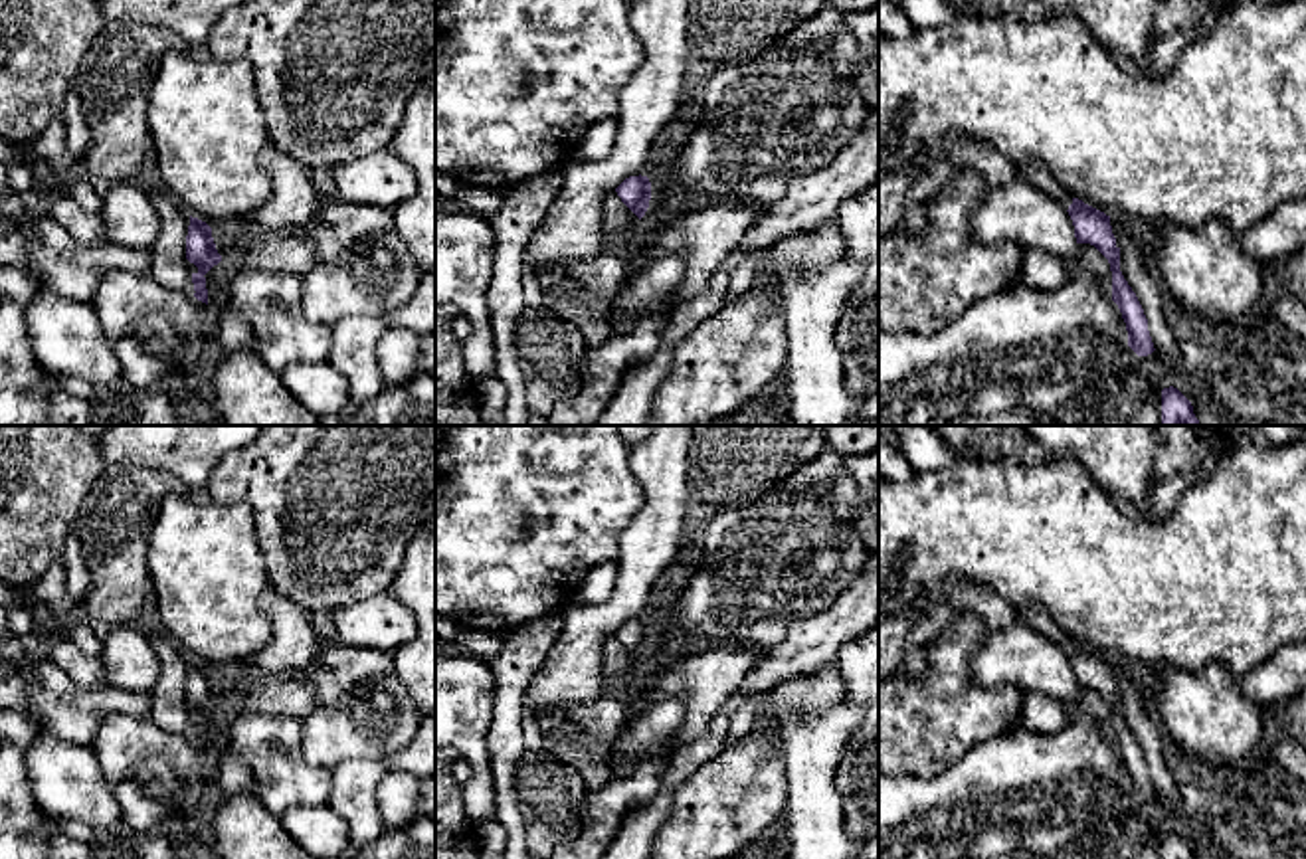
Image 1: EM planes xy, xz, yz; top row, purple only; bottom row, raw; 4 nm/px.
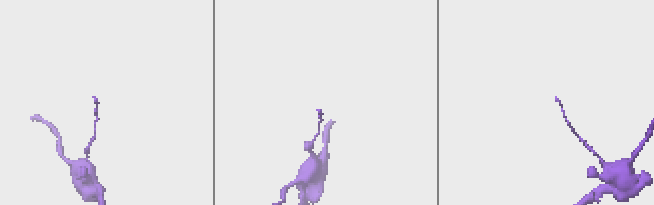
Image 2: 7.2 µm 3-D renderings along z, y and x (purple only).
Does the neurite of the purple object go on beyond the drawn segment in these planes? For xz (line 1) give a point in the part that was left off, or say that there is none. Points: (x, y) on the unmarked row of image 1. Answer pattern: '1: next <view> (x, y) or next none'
1: next none

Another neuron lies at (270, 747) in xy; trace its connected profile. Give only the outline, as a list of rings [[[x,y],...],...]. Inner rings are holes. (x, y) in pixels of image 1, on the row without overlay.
[[[247,713],[230,724],[233,754],[253,772],[251,794],[277,817],[295,808],[326,806],[330,796],[332,772],[311,766],[301,756],[301,720],[293,716],[265,716]]]

